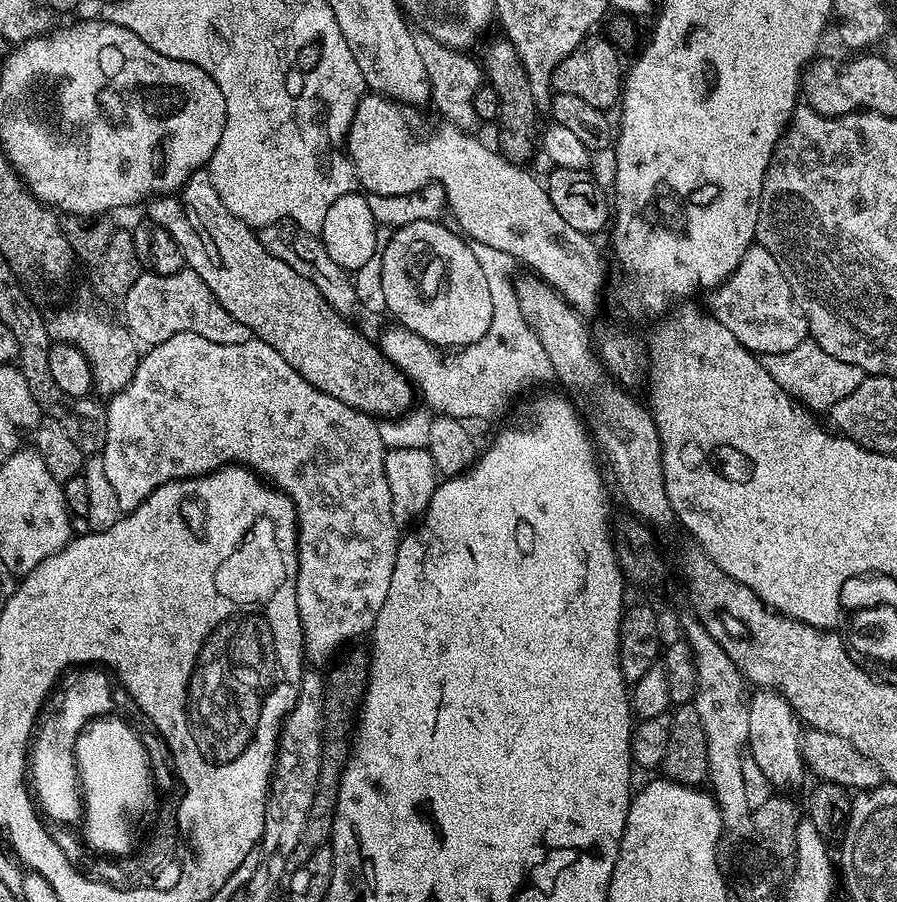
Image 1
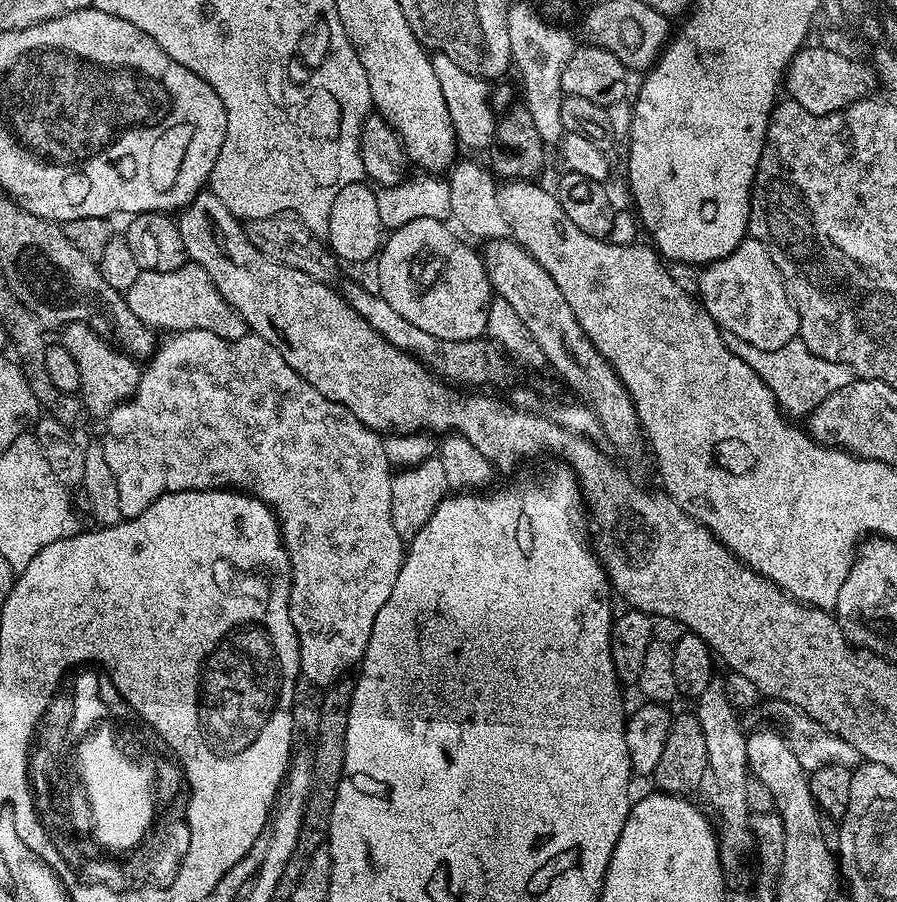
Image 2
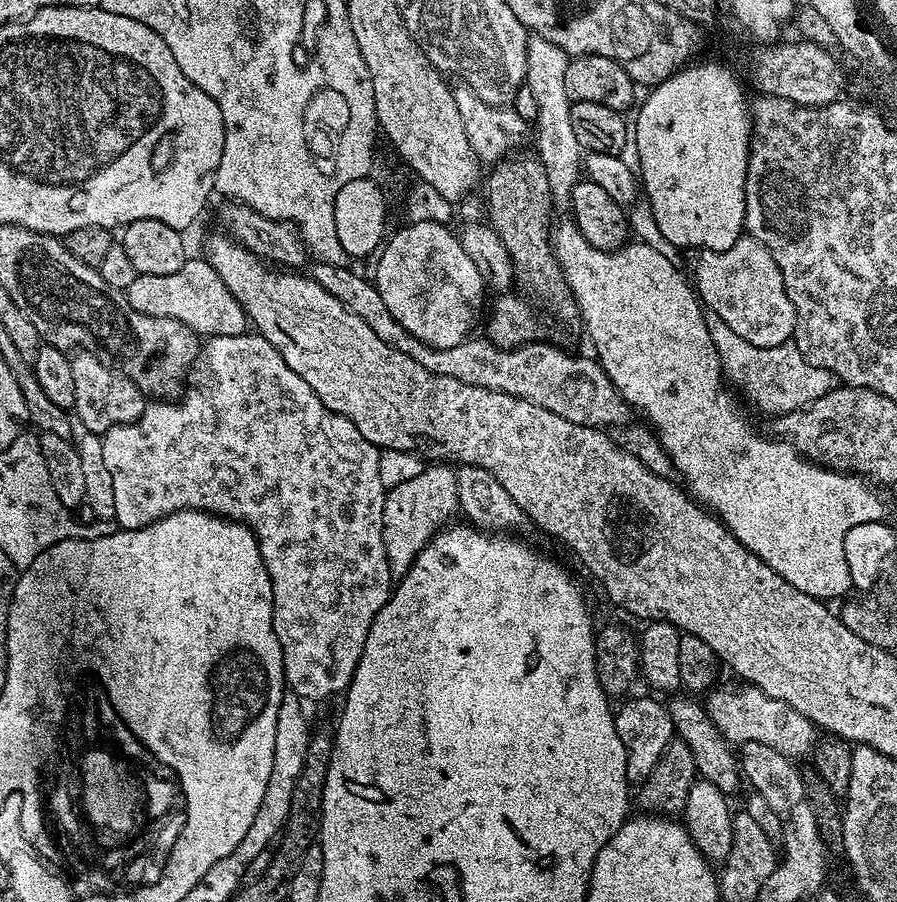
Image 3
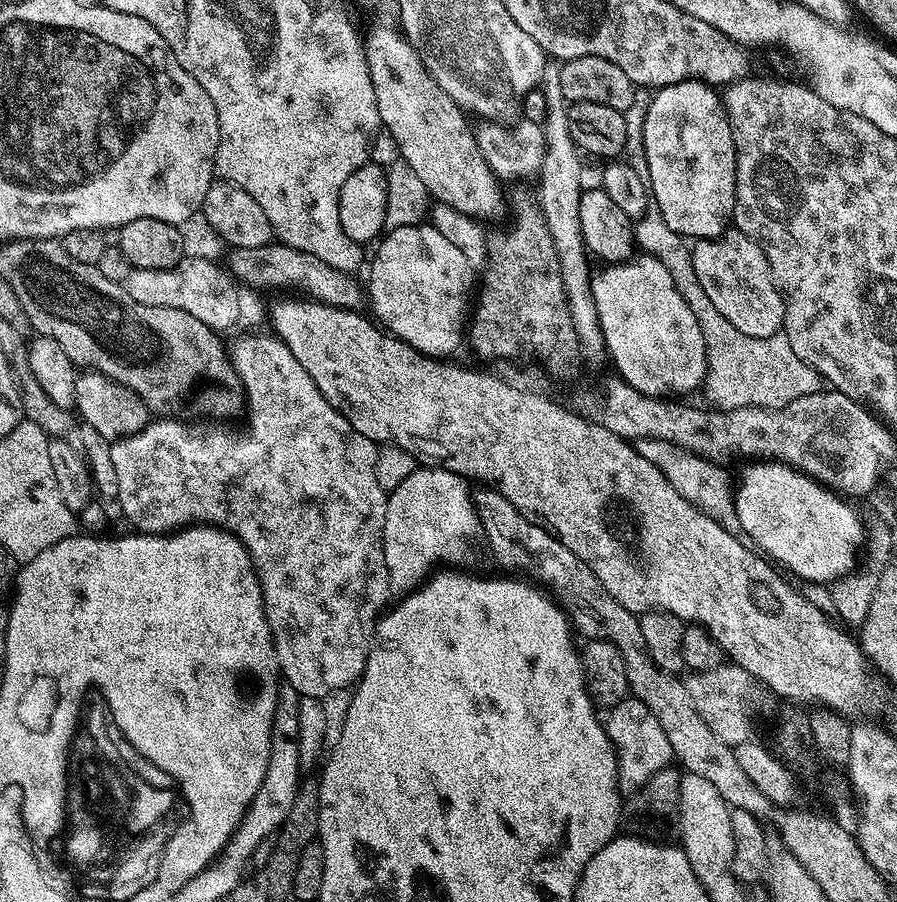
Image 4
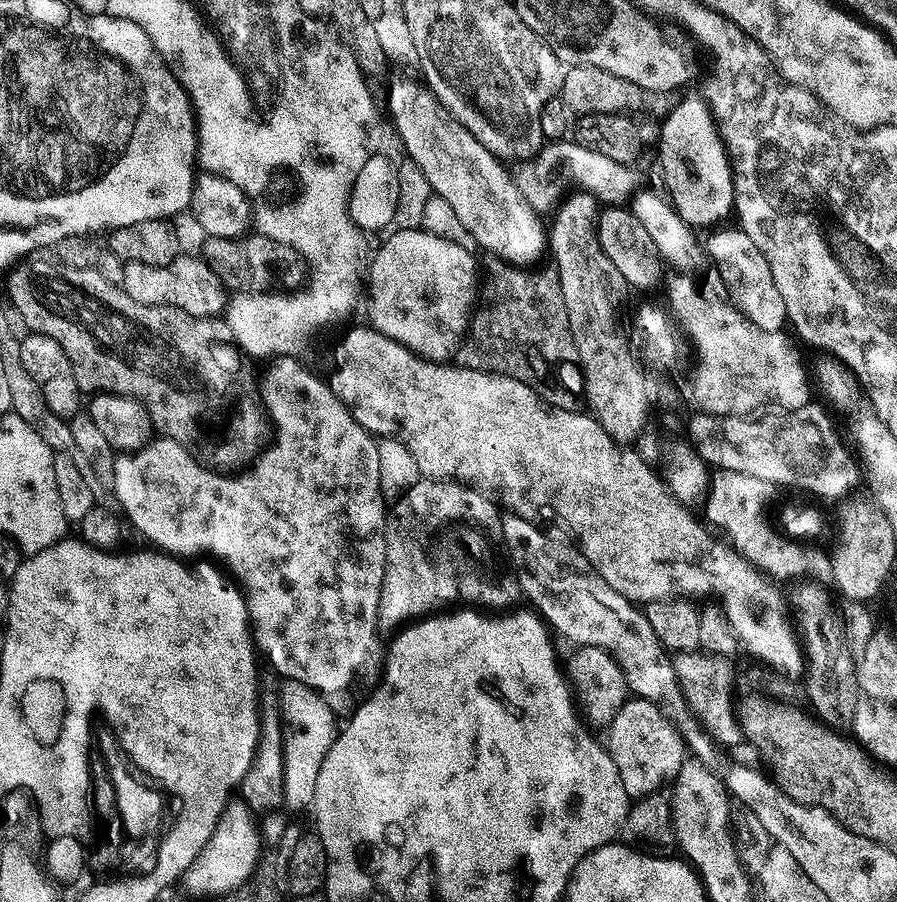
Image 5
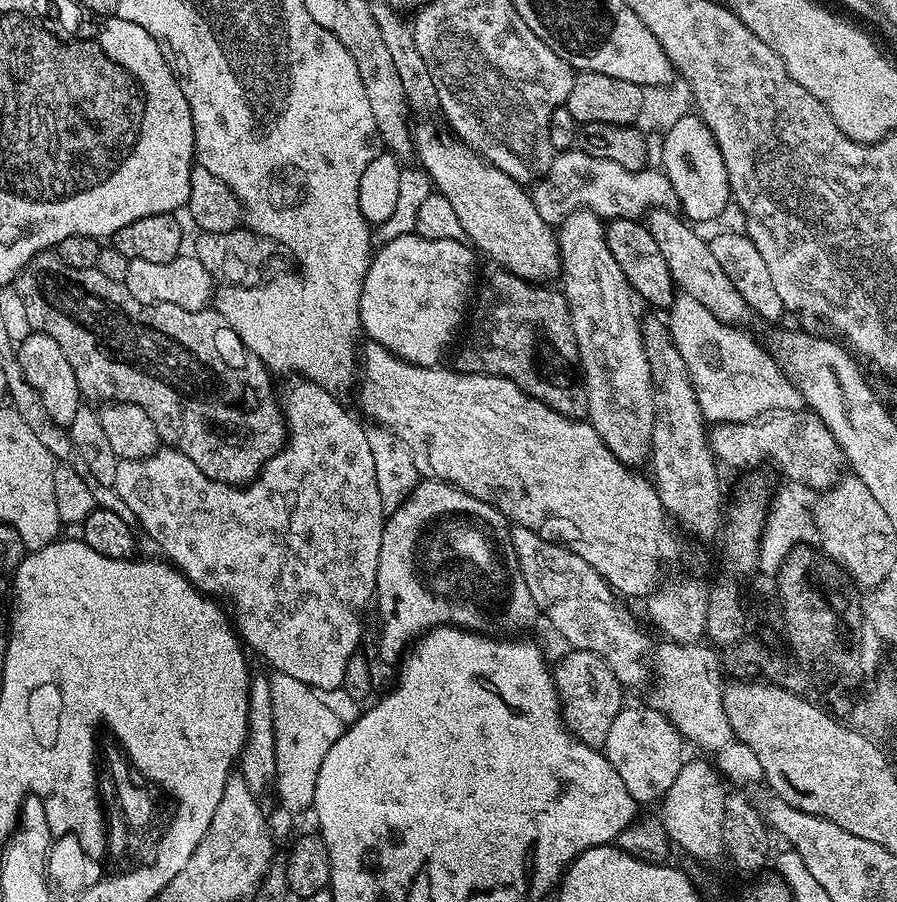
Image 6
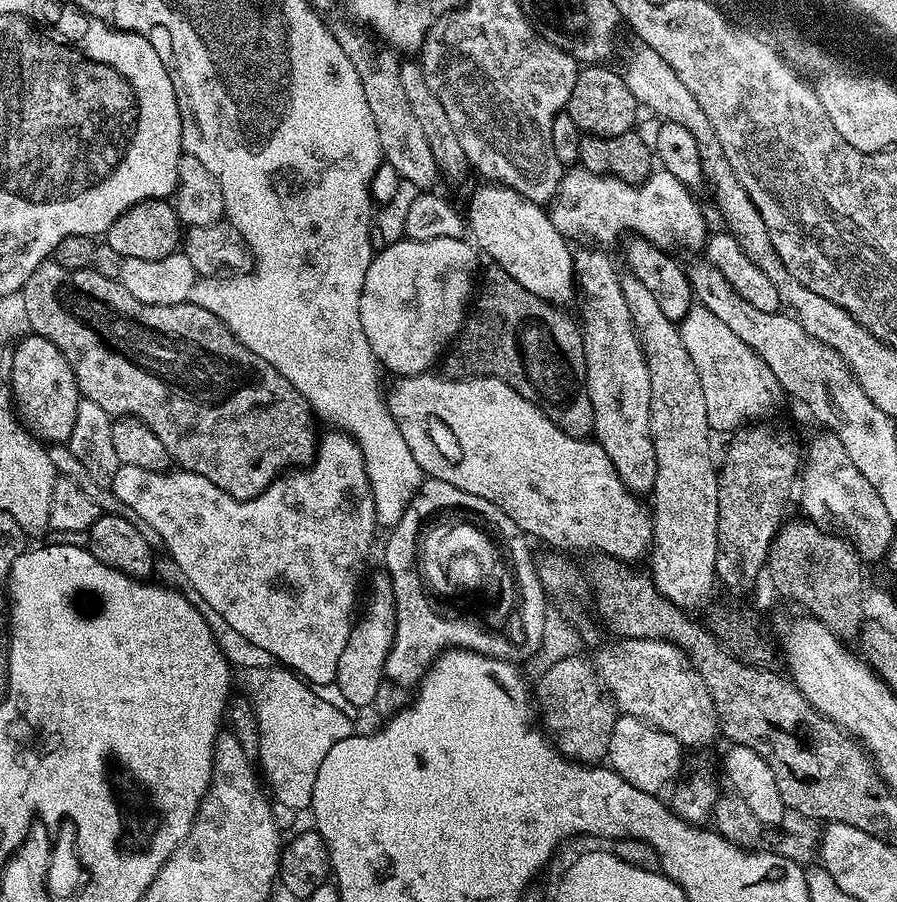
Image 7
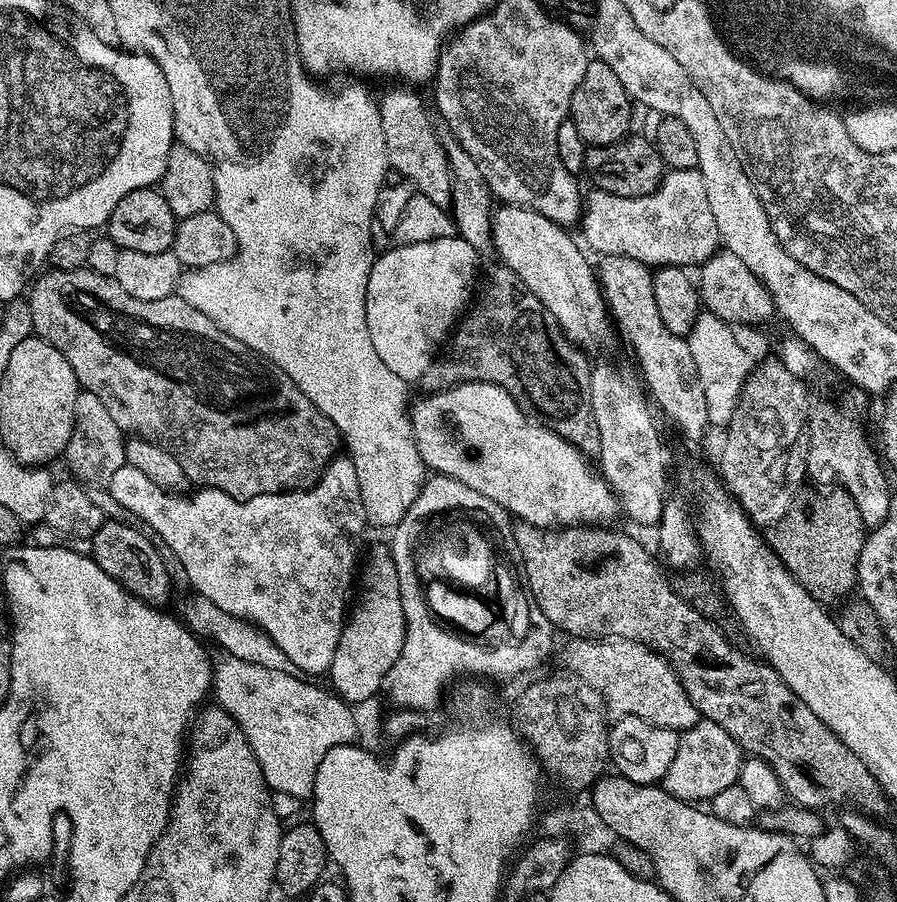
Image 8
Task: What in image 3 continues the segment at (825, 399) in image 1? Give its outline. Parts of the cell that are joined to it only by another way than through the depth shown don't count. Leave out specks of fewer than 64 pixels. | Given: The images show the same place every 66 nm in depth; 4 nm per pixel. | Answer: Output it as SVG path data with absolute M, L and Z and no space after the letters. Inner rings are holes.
M711 314L706 315L706 326L720 355L725 377L731 383L733 380L734 383L740 384L741 390L744 391L743 399L749 405L752 403L754 407L769 412L769 417L784 416L787 412L807 408L810 402L822 398L822 394L834 387L832 373L806 362L795 343L789 342L769 348L754 346L746 342L746 338L734 334L734 330L730 330L730 326L722 322L722 318Z

